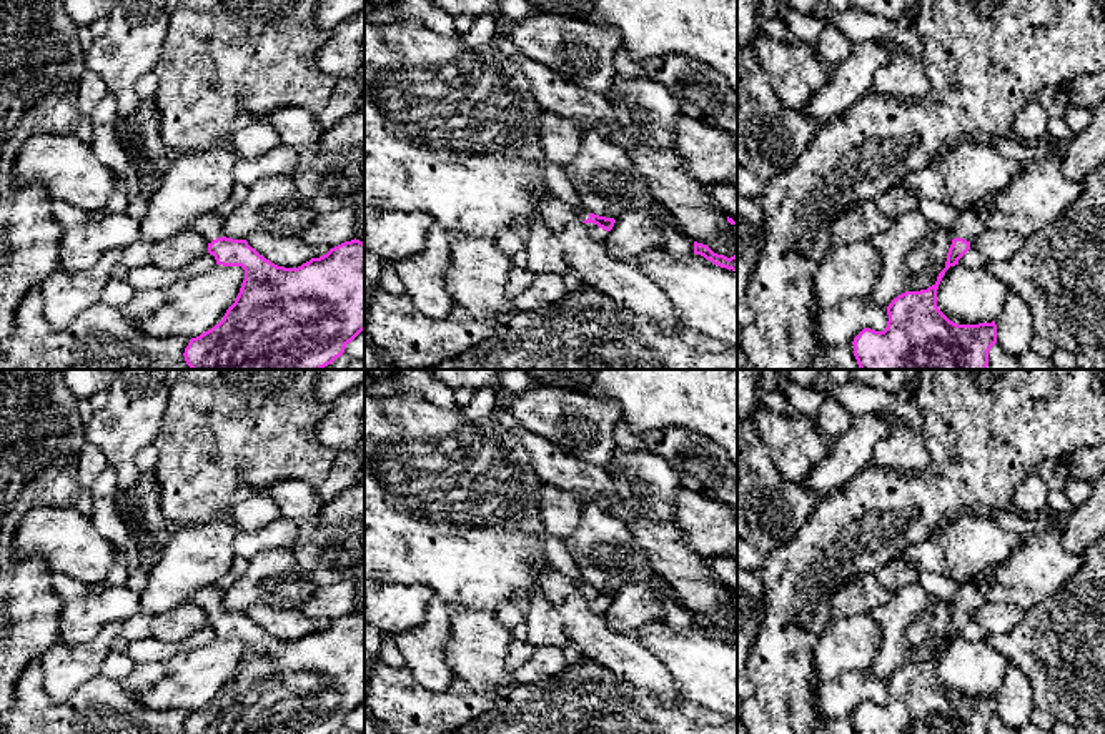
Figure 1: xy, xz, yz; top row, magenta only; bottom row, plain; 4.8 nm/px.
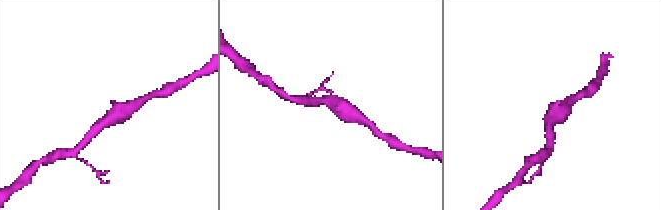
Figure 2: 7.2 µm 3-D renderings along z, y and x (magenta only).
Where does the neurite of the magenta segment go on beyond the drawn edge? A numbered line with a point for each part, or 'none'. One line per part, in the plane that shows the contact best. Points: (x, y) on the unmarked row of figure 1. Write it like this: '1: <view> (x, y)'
1: xz (598, 606)

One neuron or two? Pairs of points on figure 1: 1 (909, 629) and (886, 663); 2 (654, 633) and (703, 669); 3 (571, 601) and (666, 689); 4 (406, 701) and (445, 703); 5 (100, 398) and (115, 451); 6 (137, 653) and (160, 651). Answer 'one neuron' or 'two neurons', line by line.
1: one neuron
2: one neuron
3: one neuron
4: one neuron
5: one neuron
6: one neuron

